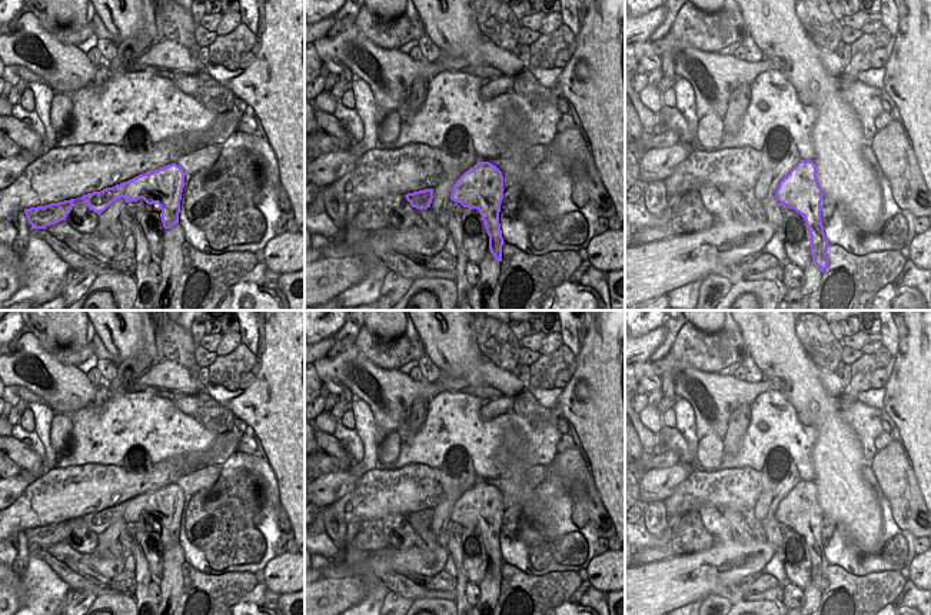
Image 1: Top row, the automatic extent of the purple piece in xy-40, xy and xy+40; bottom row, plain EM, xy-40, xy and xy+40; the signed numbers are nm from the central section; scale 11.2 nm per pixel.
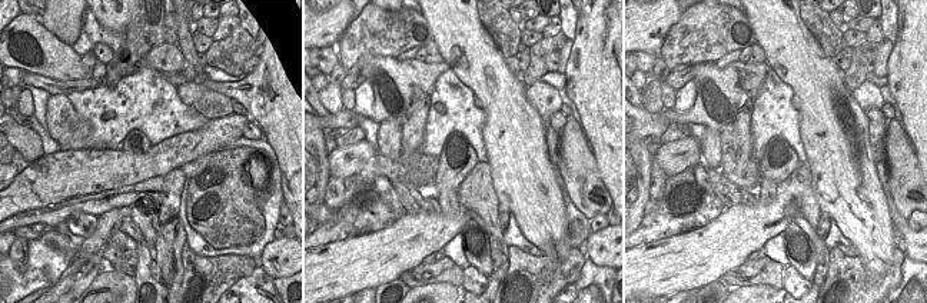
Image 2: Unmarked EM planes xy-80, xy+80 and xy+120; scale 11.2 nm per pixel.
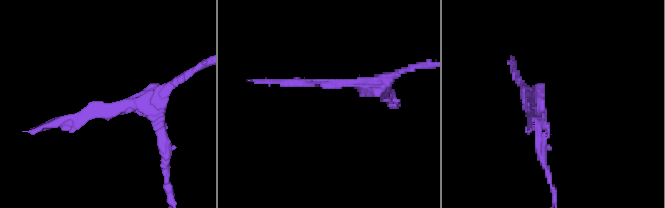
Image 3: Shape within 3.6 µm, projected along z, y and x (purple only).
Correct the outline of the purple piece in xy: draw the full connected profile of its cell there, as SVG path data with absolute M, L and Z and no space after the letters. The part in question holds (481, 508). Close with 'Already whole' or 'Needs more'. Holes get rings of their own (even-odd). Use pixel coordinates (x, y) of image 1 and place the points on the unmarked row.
M478 482L456 501L450 515L450 521L463 528L479 531L489 556L489 571L499 582L505 564L499 543L503 511L502 492L489 482Z. Already whole.

